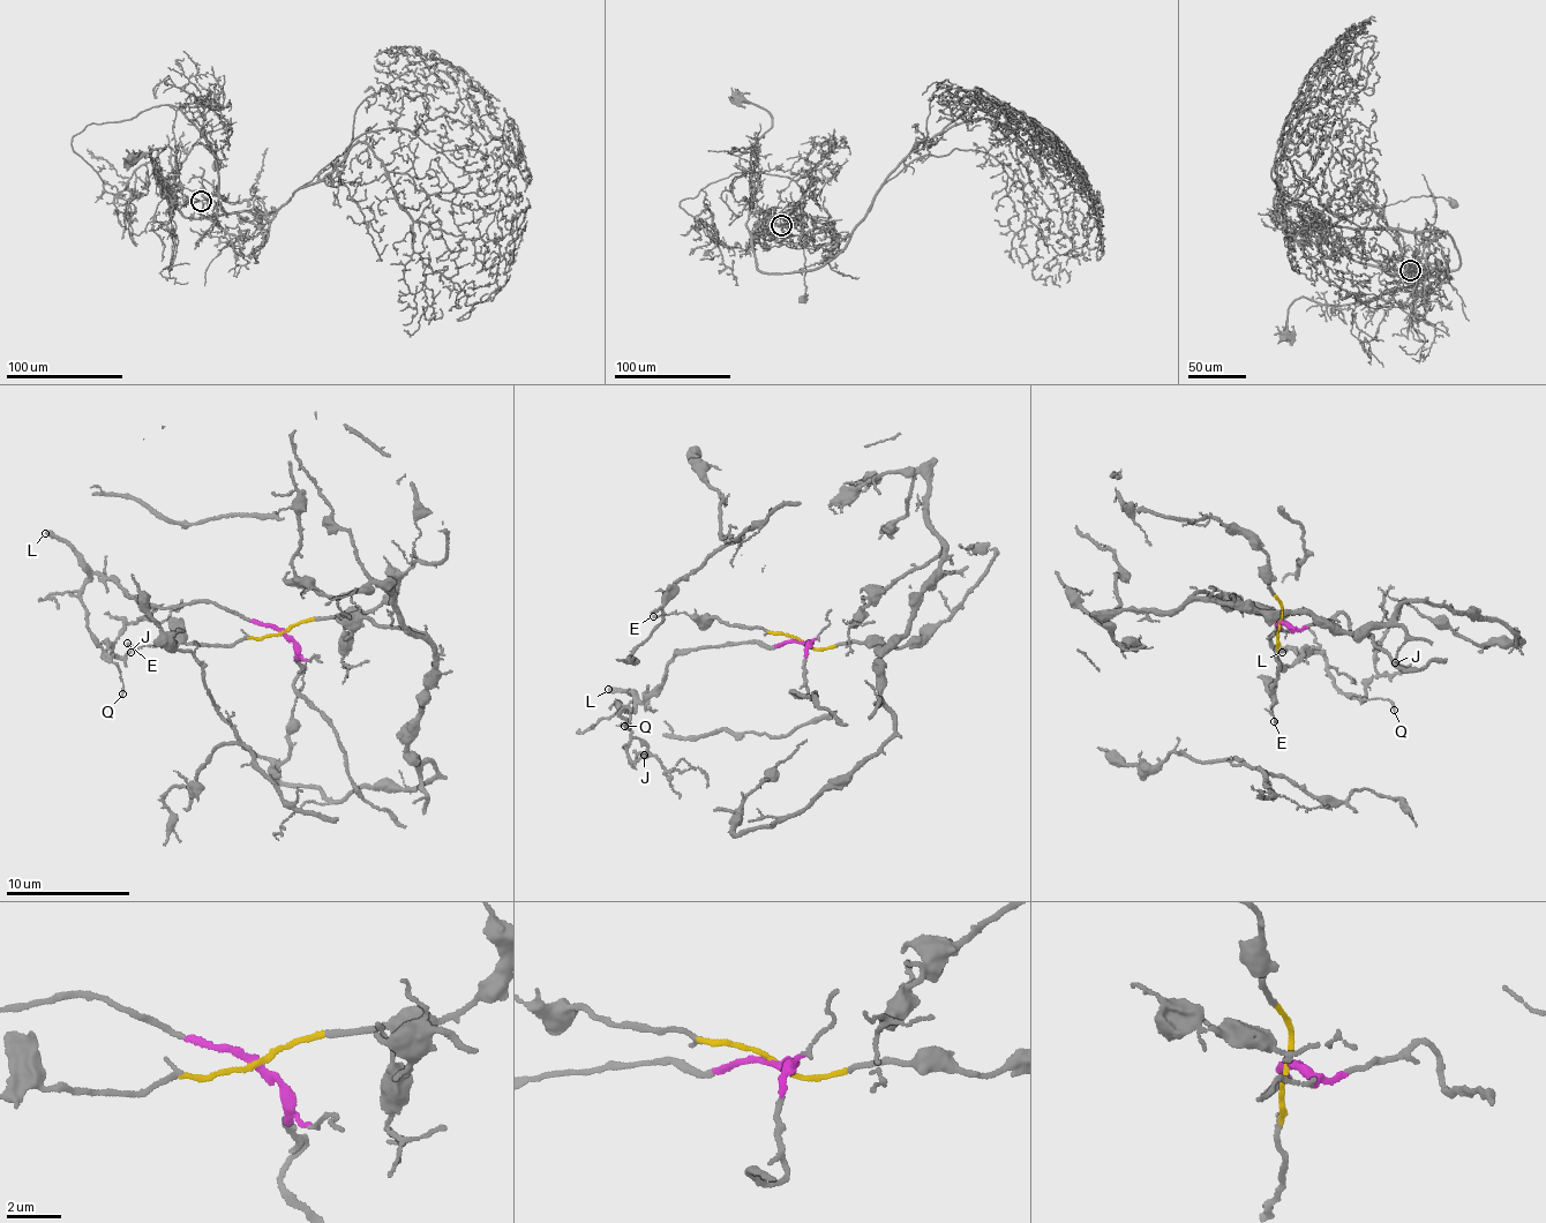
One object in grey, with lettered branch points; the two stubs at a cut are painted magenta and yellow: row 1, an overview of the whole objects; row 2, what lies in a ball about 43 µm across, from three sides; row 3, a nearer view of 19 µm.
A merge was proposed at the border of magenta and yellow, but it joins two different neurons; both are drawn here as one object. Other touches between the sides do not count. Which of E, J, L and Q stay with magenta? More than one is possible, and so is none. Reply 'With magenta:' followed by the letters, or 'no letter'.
With magenta: J, L, Q

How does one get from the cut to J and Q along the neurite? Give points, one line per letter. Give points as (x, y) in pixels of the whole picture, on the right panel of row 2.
J: (1282, 623), (1270, 640), (1283, 669), (1311, 651), (1346, 695), (1357, 696), (1373, 676), (1398, 674), (1394, 661)
Q: (1282, 623), (1270, 640), (1283, 669), (1300, 655), (1319, 653), (1331, 683), (1366, 700), (1383, 698), (1394, 711)

